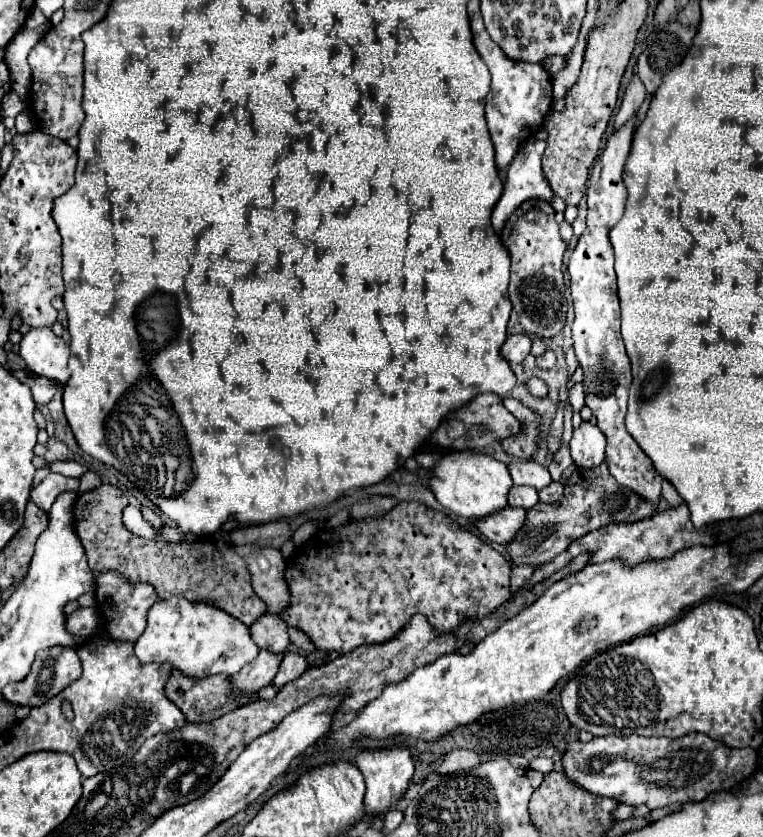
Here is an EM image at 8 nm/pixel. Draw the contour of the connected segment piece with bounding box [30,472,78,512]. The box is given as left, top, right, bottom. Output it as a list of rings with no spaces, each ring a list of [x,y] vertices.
[[[50,472],[30,494],[30,498],[44,510],[48,512],[54,504],[54,500],[58,498],[58,494],[66,492],[66,490],[78,490],[78,480],[76,478],[66,478],[62,474]]]

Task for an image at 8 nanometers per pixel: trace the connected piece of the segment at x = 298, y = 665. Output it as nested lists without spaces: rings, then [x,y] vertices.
[[[292,652],[284,654],[284,660],[282,660],[282,664],[280,664],[280,668],[278,668],[278,674],[276,674],[276,678],[274,678],[274,686],[276,686],[276,688],[282,688],[284,684],[296,680],[296,678],[306,670],[306,666],[308,666],[308,664],[306,664],[304,656],[292,654]]]

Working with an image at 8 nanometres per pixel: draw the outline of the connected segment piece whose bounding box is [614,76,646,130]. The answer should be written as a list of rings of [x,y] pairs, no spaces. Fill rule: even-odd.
[[[638,76],[632,78],[630,86],[626,88],[624,92],[624,98],[622,98],[622,104],[620,104],[620,110],[616,114],[616,122],[614,122],[614,130],[622,128],[640,108],[640,104],[644,102],[646,98],[646,90],[644,90],[644,84],[638,80]]]

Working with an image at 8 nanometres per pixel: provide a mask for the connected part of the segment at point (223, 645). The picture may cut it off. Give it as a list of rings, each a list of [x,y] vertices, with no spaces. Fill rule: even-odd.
[[[182,596],[158,600],[148,610],[148,624],[134,644],[142,664],[172,664],[190,678],[206,678],[214,674],[234,674],[248,666],[260,652],[250,636],[250,628],[210,604],[192,604]]]

